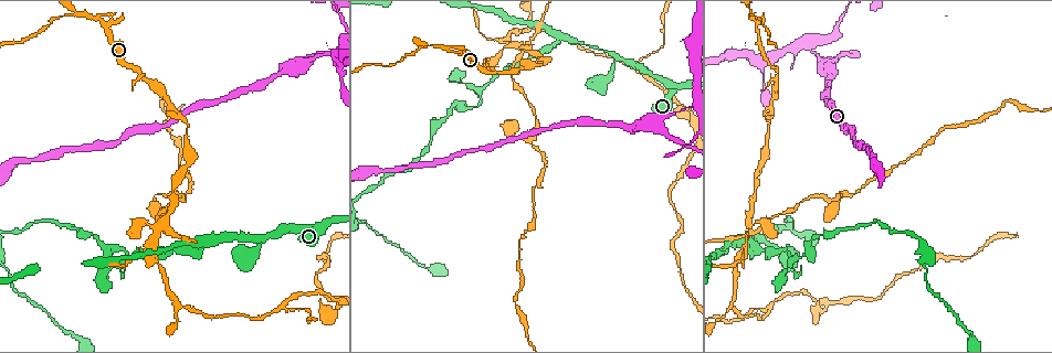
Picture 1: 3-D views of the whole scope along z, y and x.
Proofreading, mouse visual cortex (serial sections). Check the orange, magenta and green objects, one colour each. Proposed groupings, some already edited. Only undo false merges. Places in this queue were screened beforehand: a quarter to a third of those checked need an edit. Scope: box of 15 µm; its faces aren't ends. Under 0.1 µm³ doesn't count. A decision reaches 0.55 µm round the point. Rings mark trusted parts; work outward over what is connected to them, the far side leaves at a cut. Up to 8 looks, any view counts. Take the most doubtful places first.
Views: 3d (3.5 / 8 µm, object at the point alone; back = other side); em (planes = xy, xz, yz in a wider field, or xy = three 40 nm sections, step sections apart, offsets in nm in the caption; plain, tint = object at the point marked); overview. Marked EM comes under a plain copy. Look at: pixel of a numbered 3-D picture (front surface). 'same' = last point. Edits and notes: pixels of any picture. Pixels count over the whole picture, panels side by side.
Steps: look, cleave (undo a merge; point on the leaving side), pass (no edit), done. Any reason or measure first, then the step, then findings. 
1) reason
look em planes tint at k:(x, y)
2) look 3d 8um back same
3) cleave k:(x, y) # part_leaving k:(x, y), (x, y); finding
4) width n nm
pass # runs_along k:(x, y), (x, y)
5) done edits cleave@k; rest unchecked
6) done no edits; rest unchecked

a fork
look 3d 8um at 1:(748, 218)

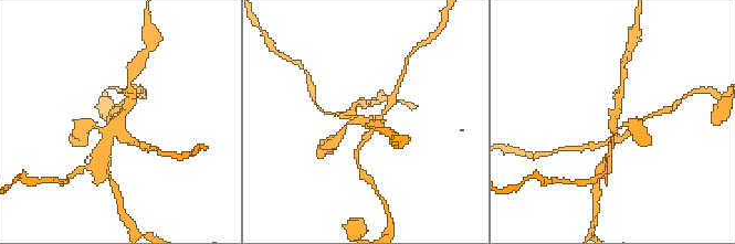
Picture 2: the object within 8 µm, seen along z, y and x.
arms 4; arm_widths 150, 150, 200, 250 nm; shape alone is not enough
look em xy step 1 tint at 2:(118, 118)

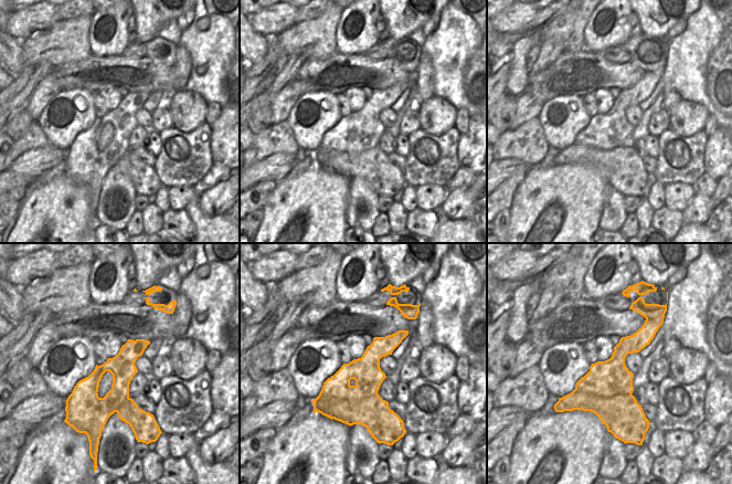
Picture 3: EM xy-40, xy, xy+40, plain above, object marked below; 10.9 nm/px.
cleave 2:(384, 112) # two cells meet here

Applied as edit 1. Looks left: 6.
branch point
look 3d 3.5um at 1:(86, 16)

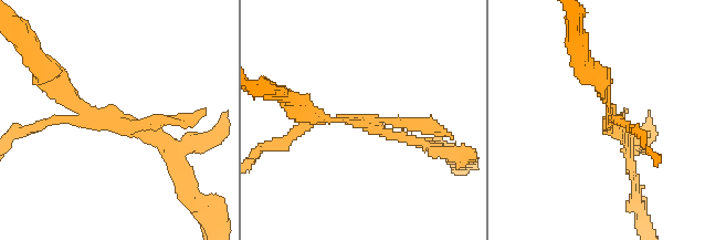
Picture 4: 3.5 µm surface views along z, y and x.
arms 3; arm_widths 100, 150, 200 nm
look em planes tint at 4:(354, 120)

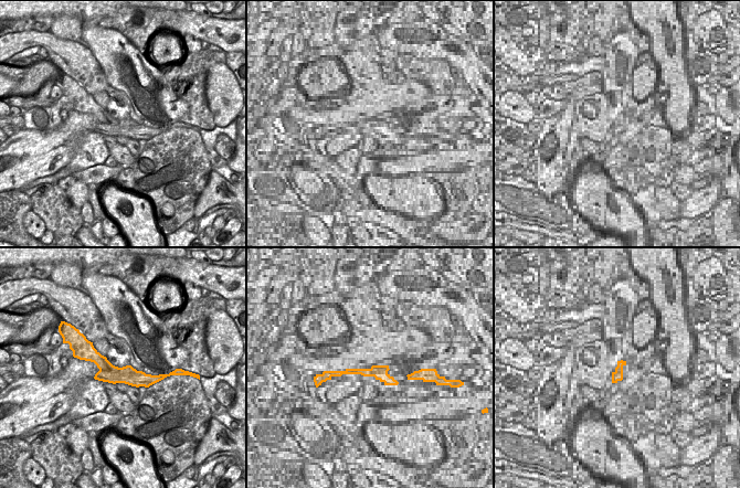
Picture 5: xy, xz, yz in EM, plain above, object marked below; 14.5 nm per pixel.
cleave 4:(189, 123) # part_leaving 4:(112, 120), (48, 120), (23, 131); two cells meet here

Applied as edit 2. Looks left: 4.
look 3d 3.5um at 1:(307, 61)

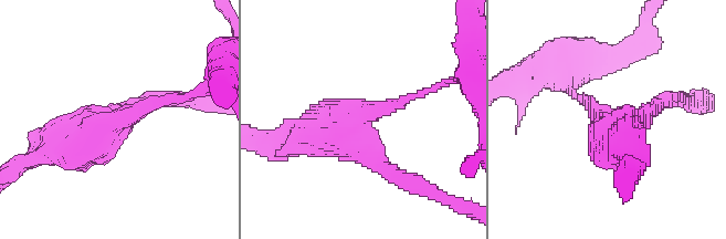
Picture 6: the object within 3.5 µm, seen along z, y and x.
arms 3; arm_widths 200, 250, 400 nm; need the tissue
look em xy step 5 tint at 6:(365, 115)

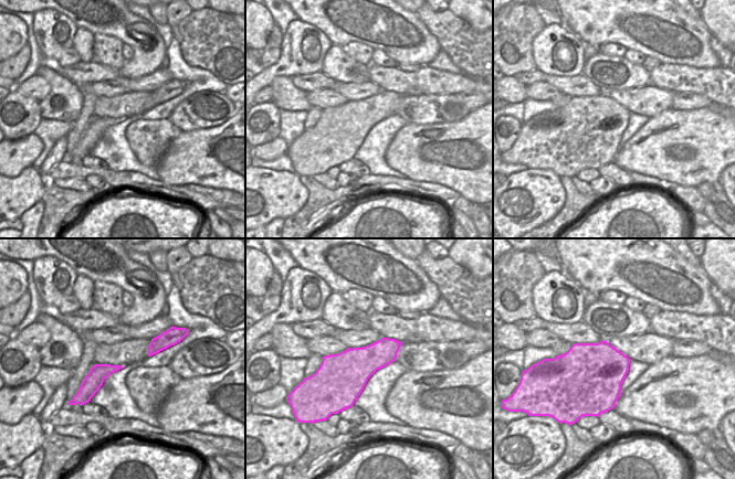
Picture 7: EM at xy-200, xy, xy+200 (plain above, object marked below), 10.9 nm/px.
width 460 nm
cleave 6:(402, 101) # part_leaving 6:(368, 114), (402, 103), (460, 78); a second cell is stuck on

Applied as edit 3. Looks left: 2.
three arms meet
look 3d 3.5um at 1:(675, 87)

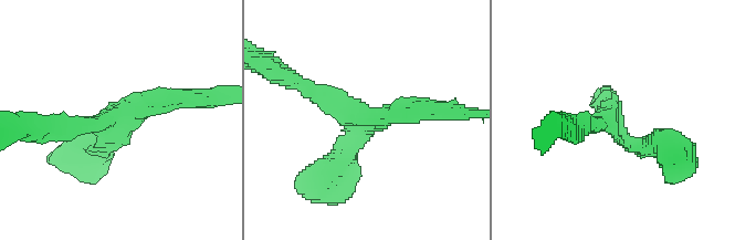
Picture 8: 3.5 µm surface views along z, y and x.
arms 3; arm_widths 250, 300, 300 nm; need the tissue
look em xy step 5 tint at 8:(112, 126)

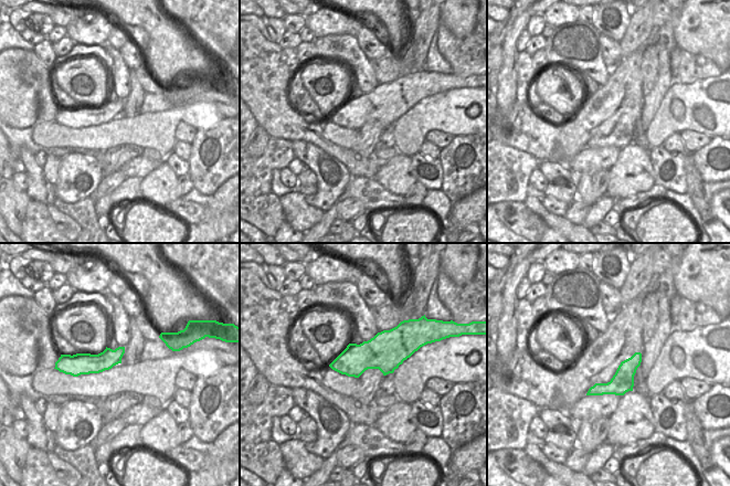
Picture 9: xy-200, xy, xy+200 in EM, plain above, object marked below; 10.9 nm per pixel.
pass # runs_along 8:(336, 170), (366, 125), (295, 80); continuous, no second cell

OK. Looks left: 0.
done edits cleave@2, cleave@4, cleave@6; rest unchecked

